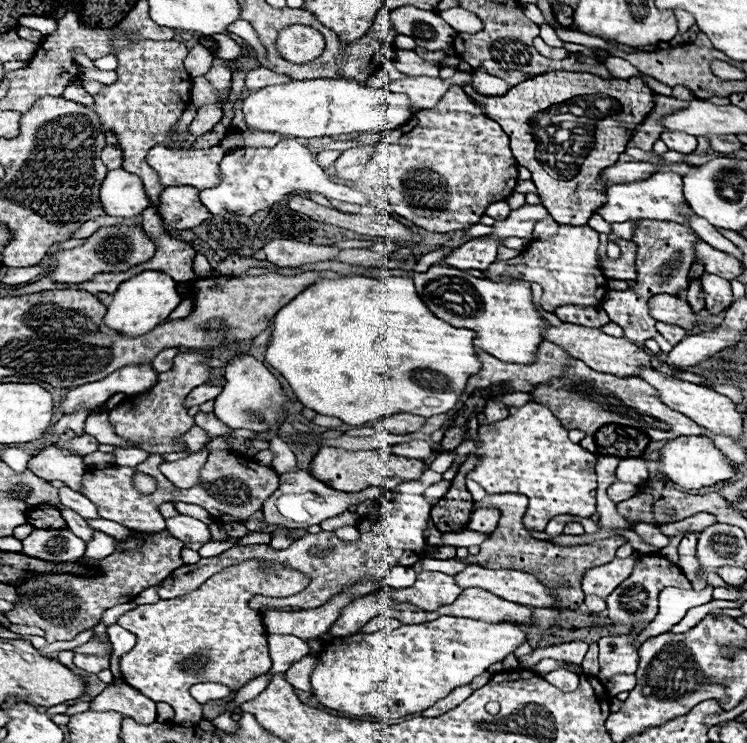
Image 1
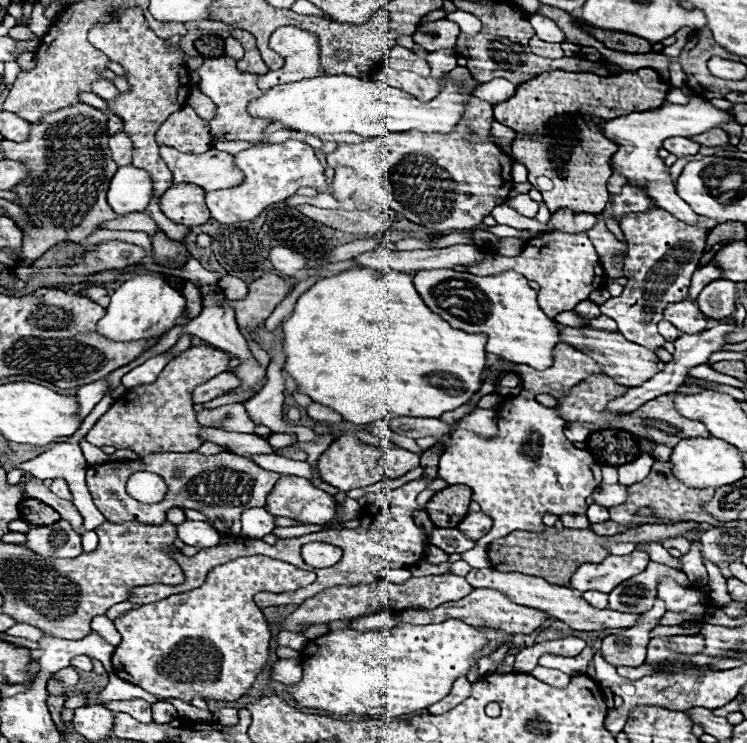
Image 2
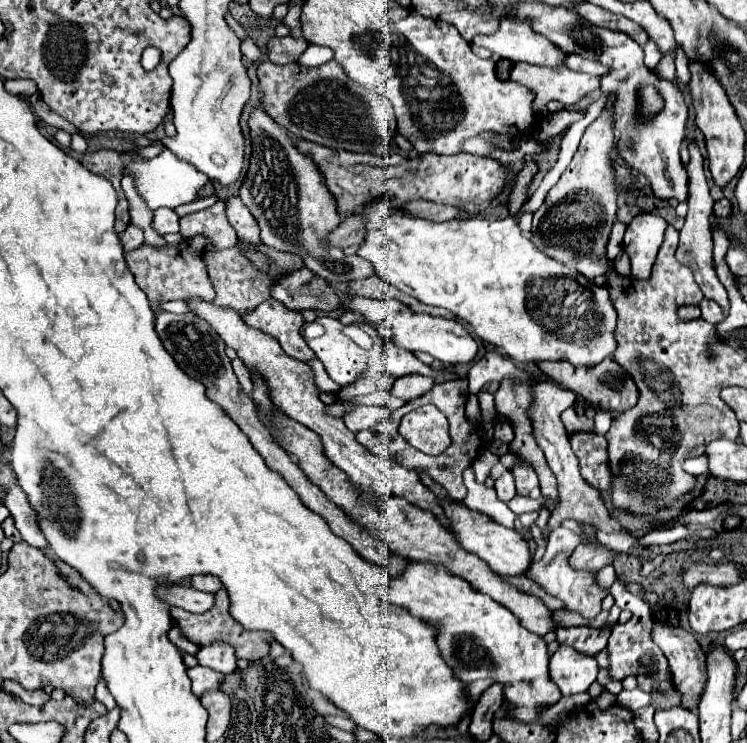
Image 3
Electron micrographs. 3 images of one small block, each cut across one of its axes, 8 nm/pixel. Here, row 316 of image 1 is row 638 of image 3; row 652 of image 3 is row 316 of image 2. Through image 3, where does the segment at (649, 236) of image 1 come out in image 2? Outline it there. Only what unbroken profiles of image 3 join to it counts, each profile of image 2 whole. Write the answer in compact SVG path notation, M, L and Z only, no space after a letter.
M654 206L650 214L626 214L626 218L622 218L620 228L628 244L622 268L628 282L620 296L614 296L600 304L600 312L616 320L618 332L622 332L630 342L642 344L650 350L664 348L666 342L662 342L656 322L662 320L668 304L688 298L692 272L698 268L698 262L704 254L706 236L716 224L718 222L712 218L702 216L696 224L686 224L658 206Z

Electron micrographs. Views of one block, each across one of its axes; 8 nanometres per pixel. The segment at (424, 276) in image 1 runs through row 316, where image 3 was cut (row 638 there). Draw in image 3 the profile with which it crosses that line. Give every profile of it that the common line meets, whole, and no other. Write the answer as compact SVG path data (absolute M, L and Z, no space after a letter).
M408 560L408 566L406 566L402 578L390 580L388 602L406 608L416 618L424 618L430 624L434 622L434 626L440 630L438 646L440 646L442 658L446 662L450 662L450 666L454 666L458 680L464 680L466 684L470 684L474 680L484 680L484 678L502 682L508 704L512 706L508 710L510 718L524 722L524 724L534 724L534 722L538 722L540 712L544 708L550 708L562 698L560 690L550 680L550 674L548 674L550 654L548 654L548 644L542 640L542 636L526 630L508 608L500 606L490 596L476 592L466 580L448 574L446 570L442 570L442 566L418 564L418 562Z

